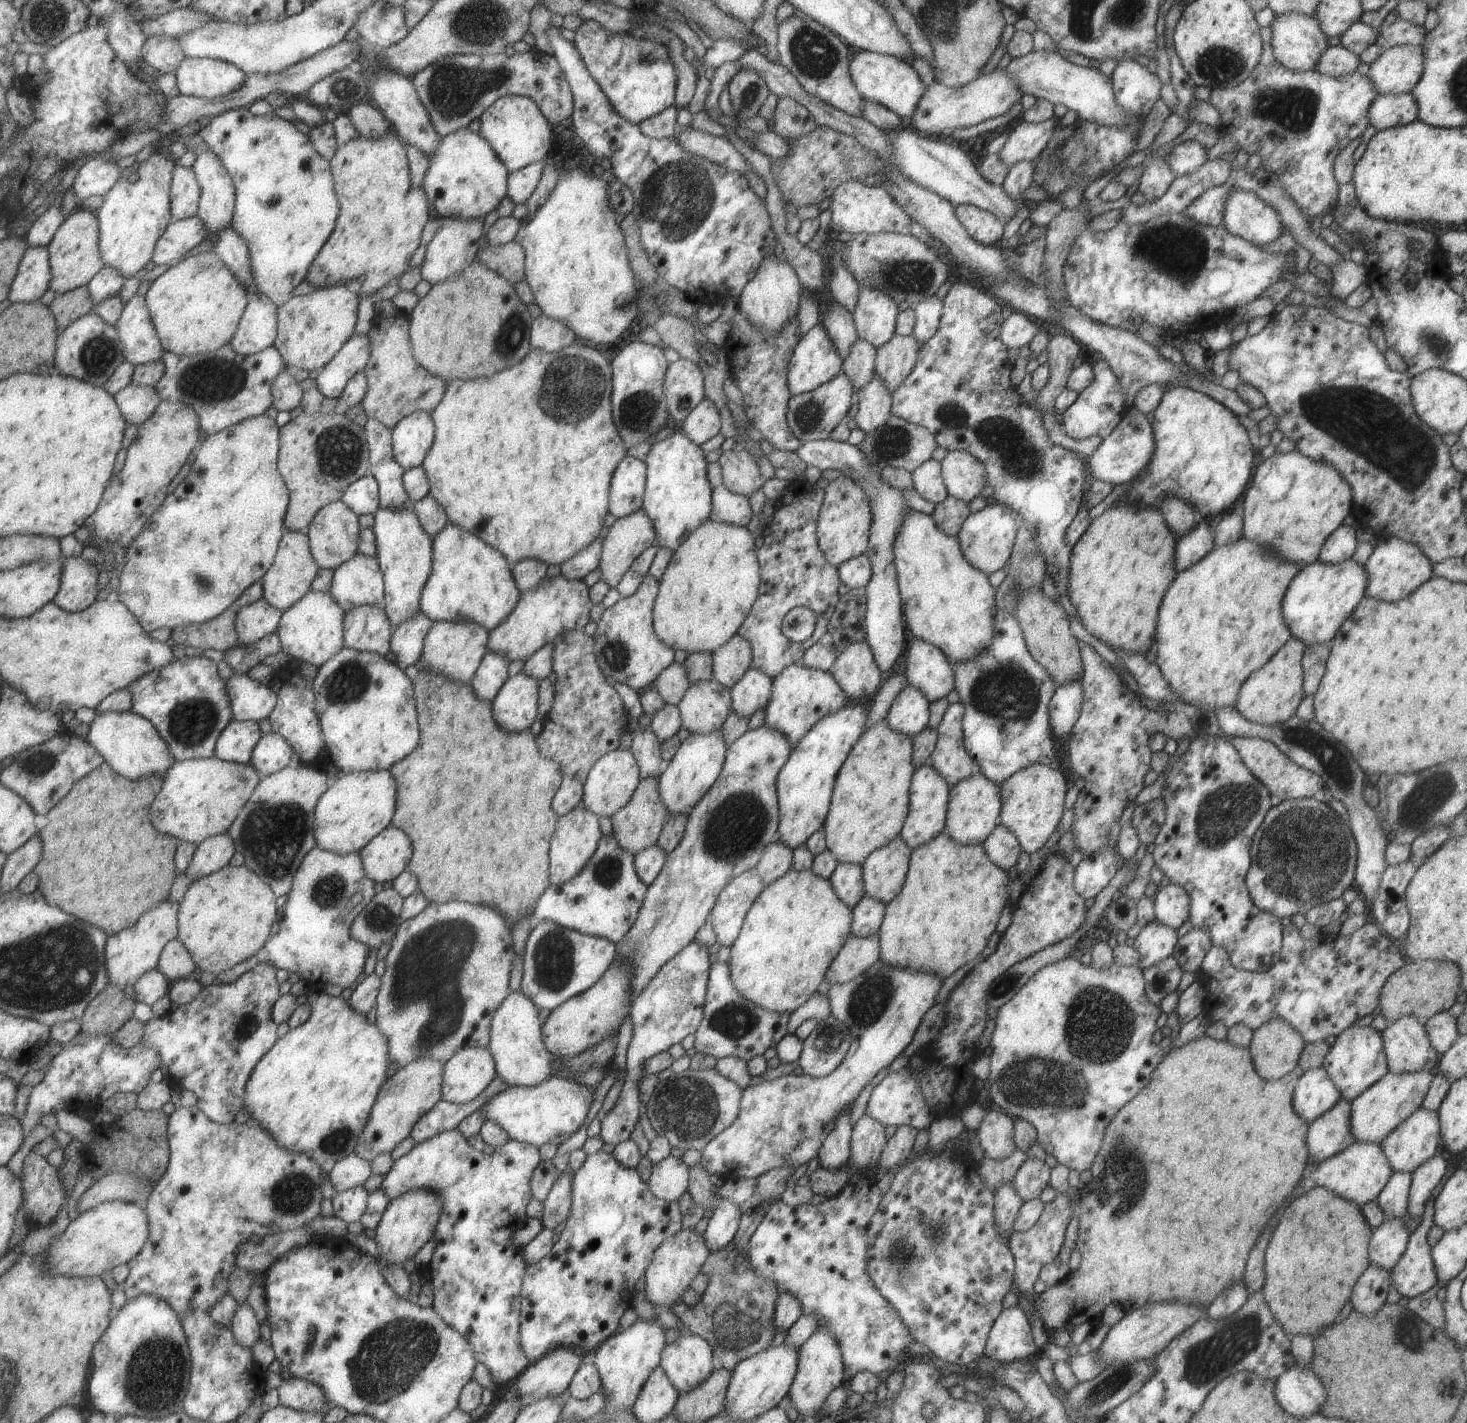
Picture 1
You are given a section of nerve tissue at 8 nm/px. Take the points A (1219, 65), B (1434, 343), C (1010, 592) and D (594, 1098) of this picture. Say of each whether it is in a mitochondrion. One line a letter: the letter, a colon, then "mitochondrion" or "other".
A: mitochondrion
B: mitochondrion
C: mitochondrion
D: other

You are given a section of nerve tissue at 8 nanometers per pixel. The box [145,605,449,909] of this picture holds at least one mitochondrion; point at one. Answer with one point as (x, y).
(272, 836)

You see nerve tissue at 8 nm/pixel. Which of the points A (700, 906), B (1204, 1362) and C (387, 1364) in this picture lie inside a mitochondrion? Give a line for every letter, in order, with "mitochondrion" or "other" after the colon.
A: other
B: mitochondrion
C: mitochondrion

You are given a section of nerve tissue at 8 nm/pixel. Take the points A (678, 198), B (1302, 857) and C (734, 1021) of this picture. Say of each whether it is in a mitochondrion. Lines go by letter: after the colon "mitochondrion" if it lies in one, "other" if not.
A: mitochondrion
B: mitochondrion
C: mitochondrion

